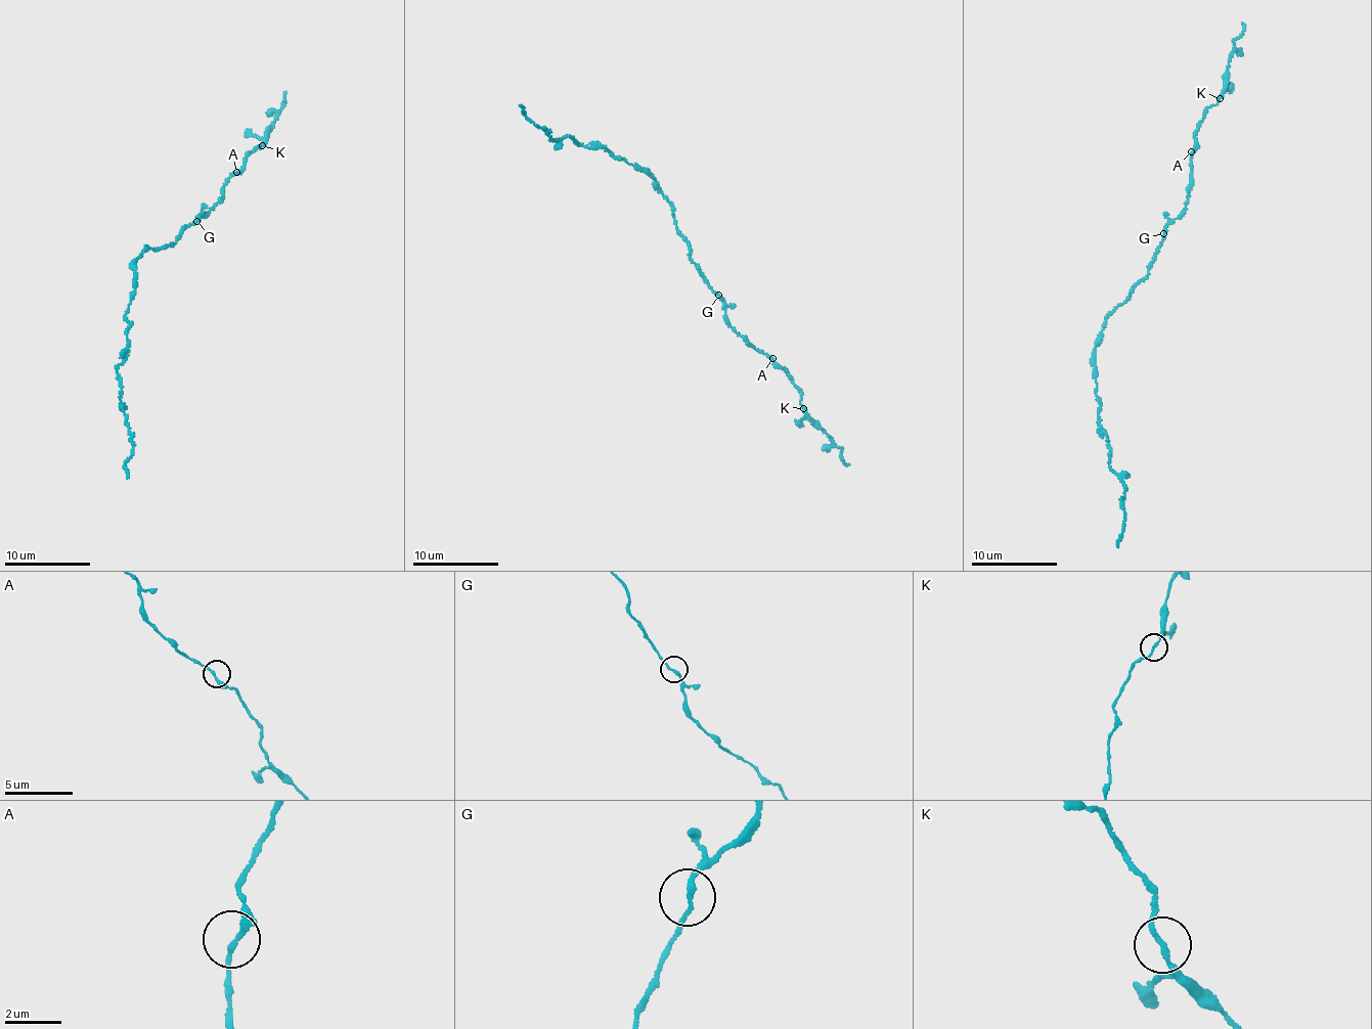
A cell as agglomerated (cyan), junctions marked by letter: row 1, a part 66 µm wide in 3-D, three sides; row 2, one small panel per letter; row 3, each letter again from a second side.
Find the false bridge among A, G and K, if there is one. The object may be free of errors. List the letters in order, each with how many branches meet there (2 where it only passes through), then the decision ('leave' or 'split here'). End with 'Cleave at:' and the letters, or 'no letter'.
A: 2 | leave
G: 2 | leave
K: 2 | leave
Cleave at: no letter

